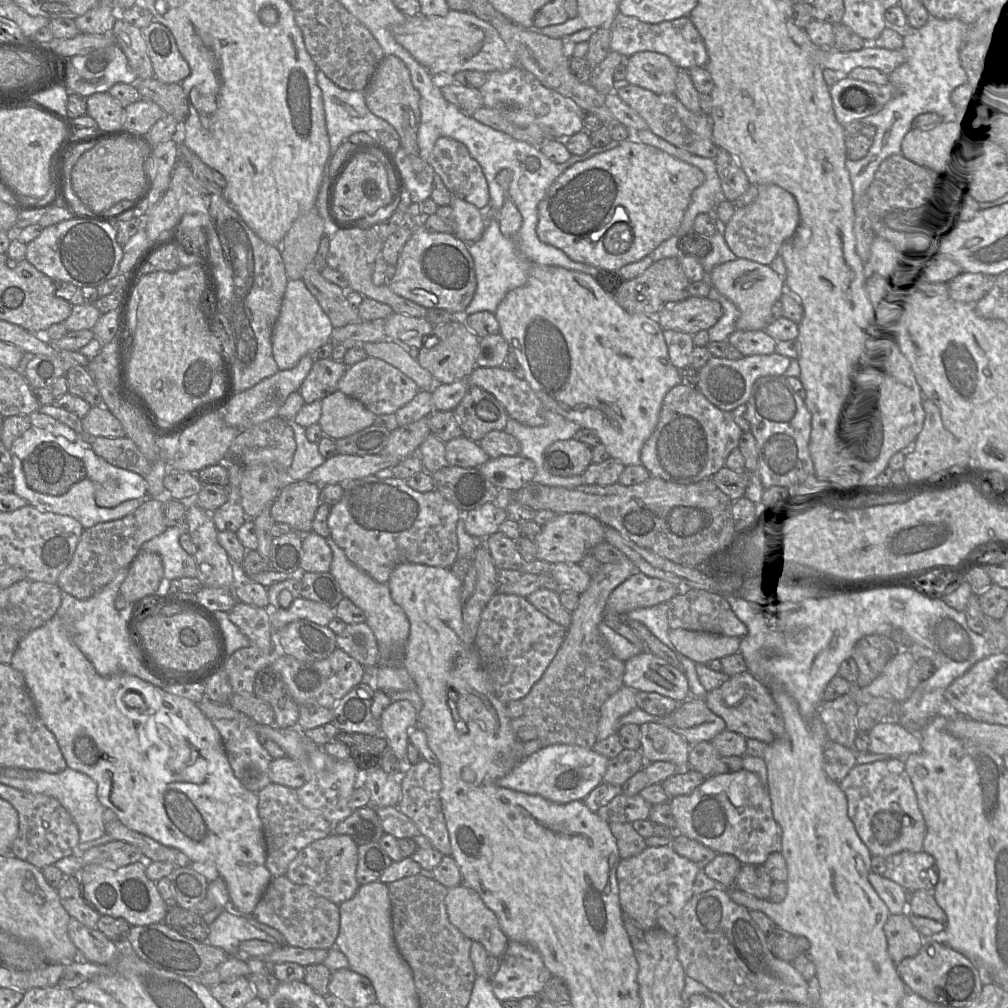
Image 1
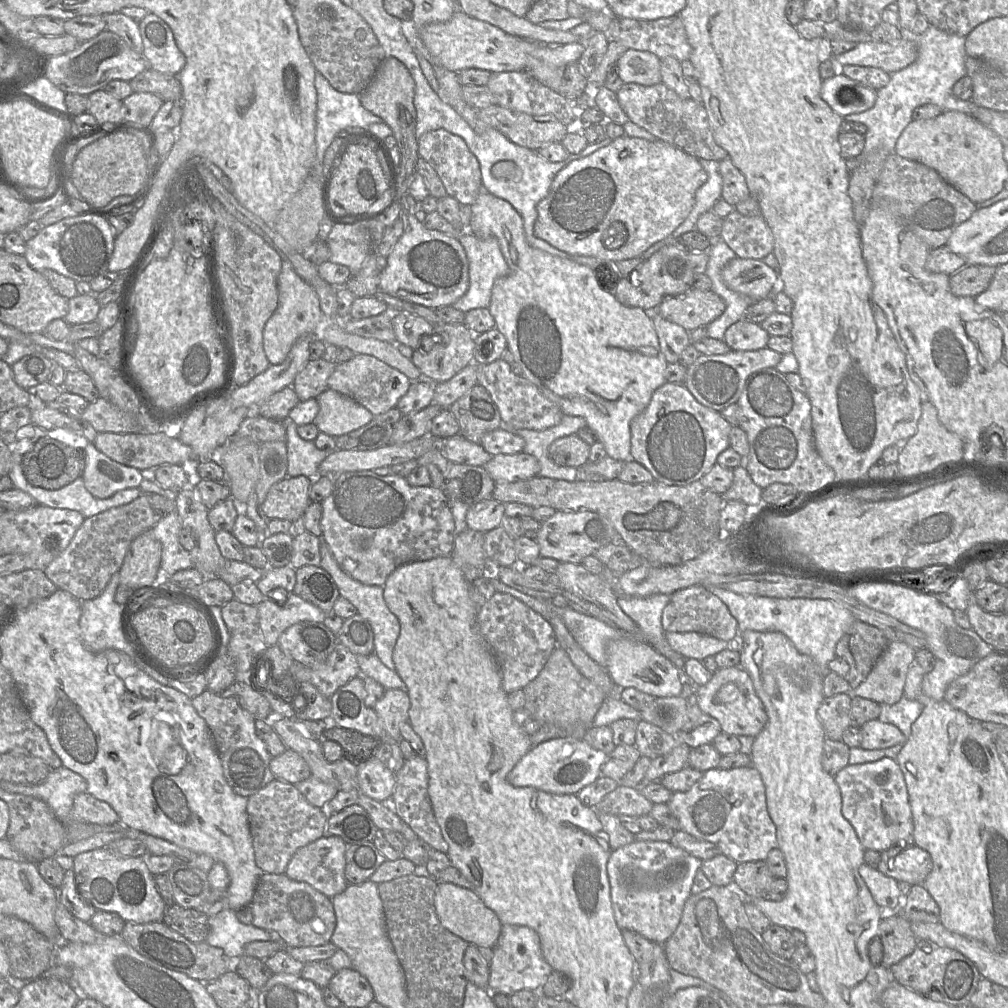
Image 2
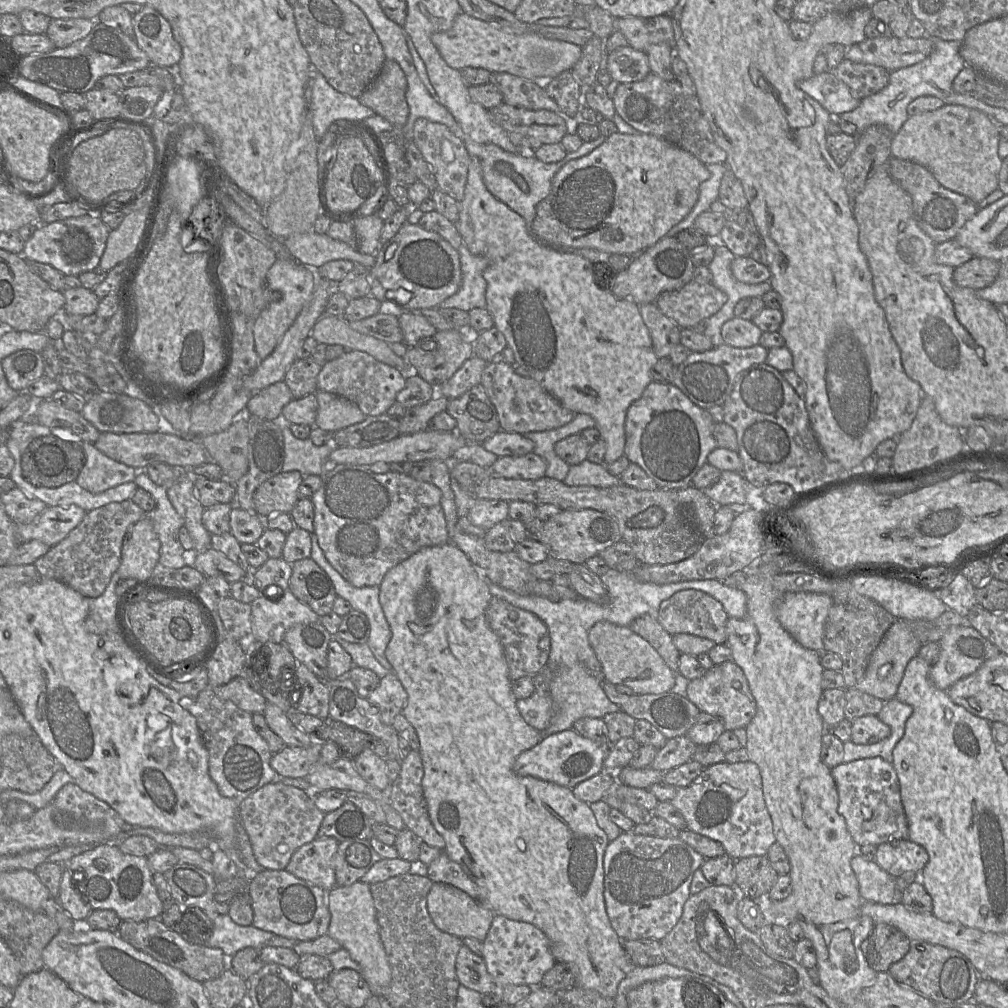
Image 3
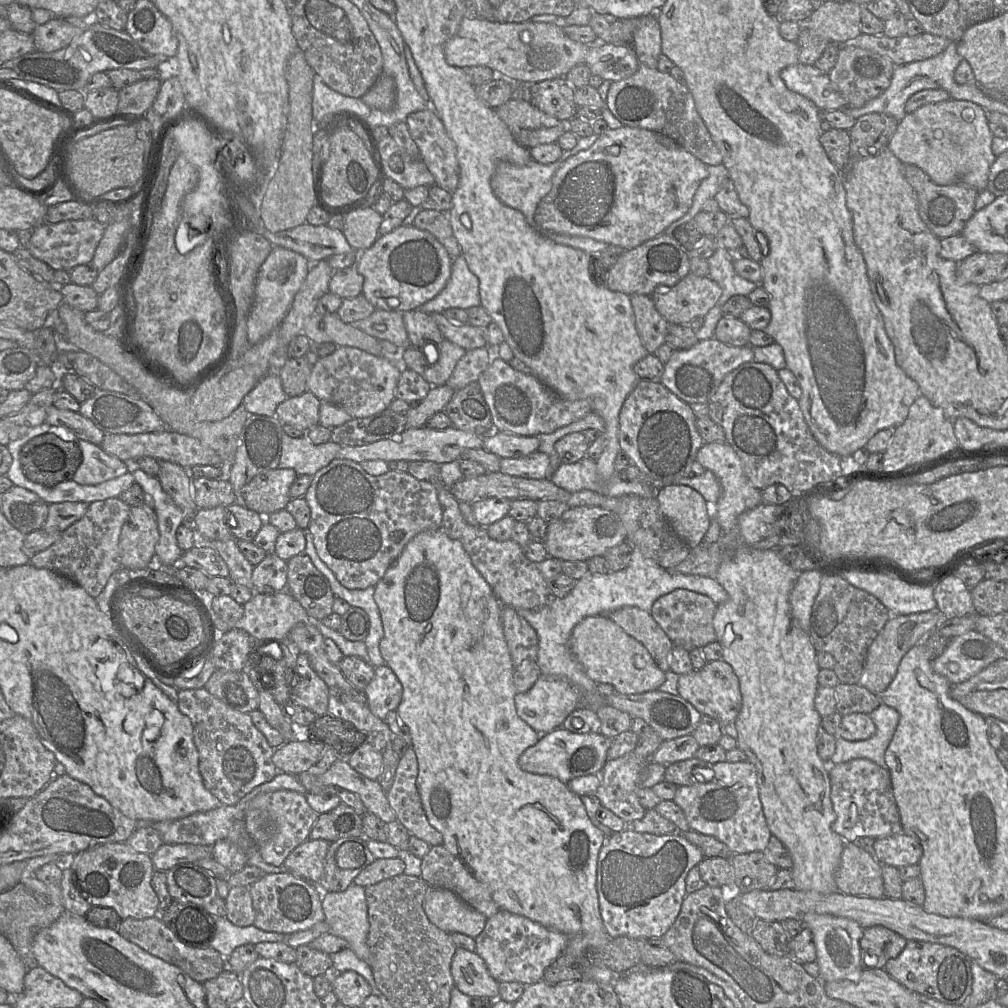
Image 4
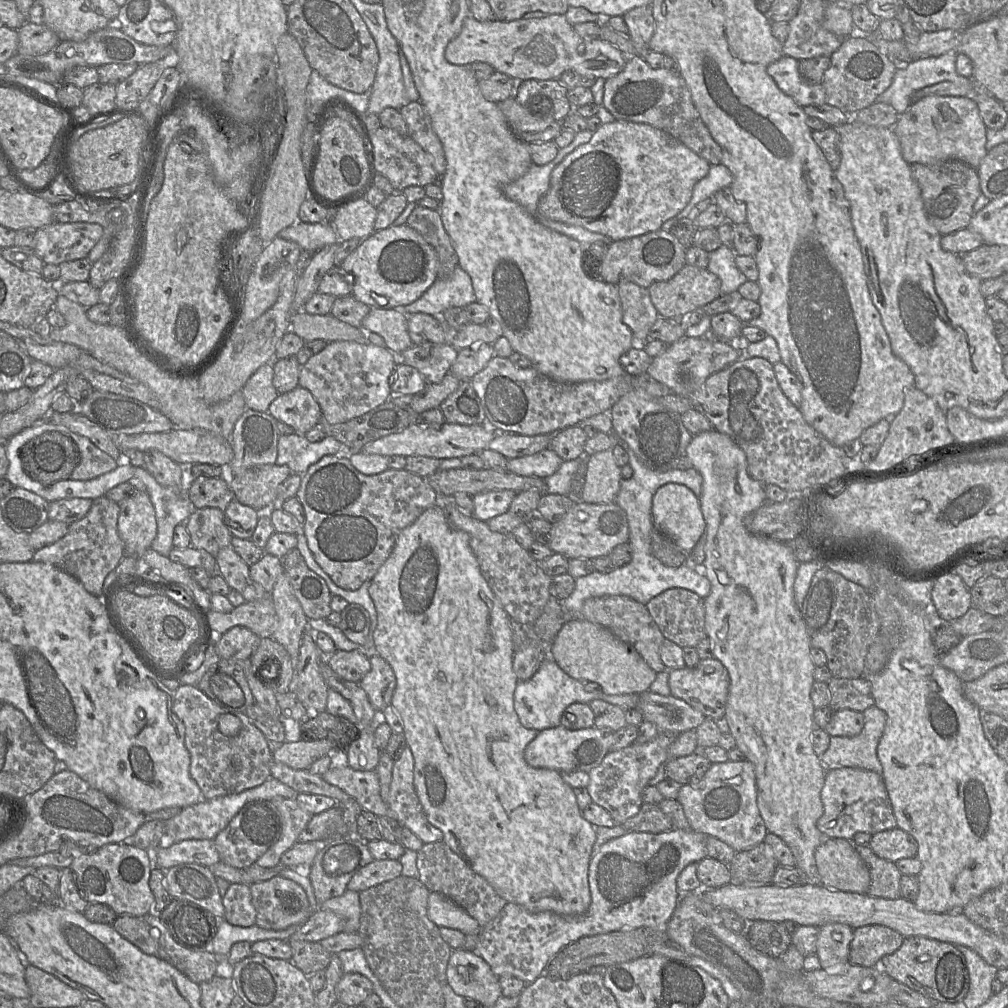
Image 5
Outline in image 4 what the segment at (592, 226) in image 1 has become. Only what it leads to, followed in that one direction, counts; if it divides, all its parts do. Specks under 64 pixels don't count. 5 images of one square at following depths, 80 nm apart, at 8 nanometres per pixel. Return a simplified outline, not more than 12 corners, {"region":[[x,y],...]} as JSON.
{"region":[[608,129],[554,173],[534,227],[628,250],[690,209],[708,165]]}

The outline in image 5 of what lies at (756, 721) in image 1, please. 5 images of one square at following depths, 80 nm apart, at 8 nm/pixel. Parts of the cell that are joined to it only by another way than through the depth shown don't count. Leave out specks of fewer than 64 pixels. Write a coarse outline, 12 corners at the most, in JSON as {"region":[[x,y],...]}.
{"region":[[716,658],[669,672],[671,696],[724,718],[730,679]]}

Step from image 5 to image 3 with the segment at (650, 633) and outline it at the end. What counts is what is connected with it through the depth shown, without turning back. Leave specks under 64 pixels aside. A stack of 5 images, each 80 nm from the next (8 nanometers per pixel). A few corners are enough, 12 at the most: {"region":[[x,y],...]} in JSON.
{"region":[[643,614],[629,627],[650,643],[674,673],[681,652],[657,619]]}

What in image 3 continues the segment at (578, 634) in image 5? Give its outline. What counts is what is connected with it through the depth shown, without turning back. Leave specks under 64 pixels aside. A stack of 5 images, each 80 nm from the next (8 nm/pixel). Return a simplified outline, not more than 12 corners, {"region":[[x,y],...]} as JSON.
{"region":[[596,622],[602,680],[659,694],[675,673],[627,626]]}

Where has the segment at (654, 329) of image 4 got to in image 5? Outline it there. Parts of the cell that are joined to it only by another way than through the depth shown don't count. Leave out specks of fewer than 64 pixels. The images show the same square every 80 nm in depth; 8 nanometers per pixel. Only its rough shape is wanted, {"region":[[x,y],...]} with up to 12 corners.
{"region":[[621,280],[622,320],[643,345],[661,317],[649,291]]}

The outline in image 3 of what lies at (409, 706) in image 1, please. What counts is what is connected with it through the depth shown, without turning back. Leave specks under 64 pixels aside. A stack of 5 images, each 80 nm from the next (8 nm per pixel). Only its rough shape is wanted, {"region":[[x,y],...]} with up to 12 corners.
{"region":[[393,671],[366,699],[391,725],[407,703]]}

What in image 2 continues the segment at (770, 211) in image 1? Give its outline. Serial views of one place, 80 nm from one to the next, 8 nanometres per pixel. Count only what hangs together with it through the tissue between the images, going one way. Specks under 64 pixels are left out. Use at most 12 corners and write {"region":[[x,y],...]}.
{"region":[[735,209],[719,236],[739,258],[762,260],[774,250],[765,218]]}

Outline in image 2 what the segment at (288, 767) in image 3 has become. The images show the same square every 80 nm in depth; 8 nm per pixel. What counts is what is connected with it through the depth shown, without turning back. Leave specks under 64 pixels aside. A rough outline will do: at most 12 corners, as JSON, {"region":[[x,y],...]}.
{"region":[[289,748],[272,757],[276,779],[294,785],[311,776],[306,761]]}

